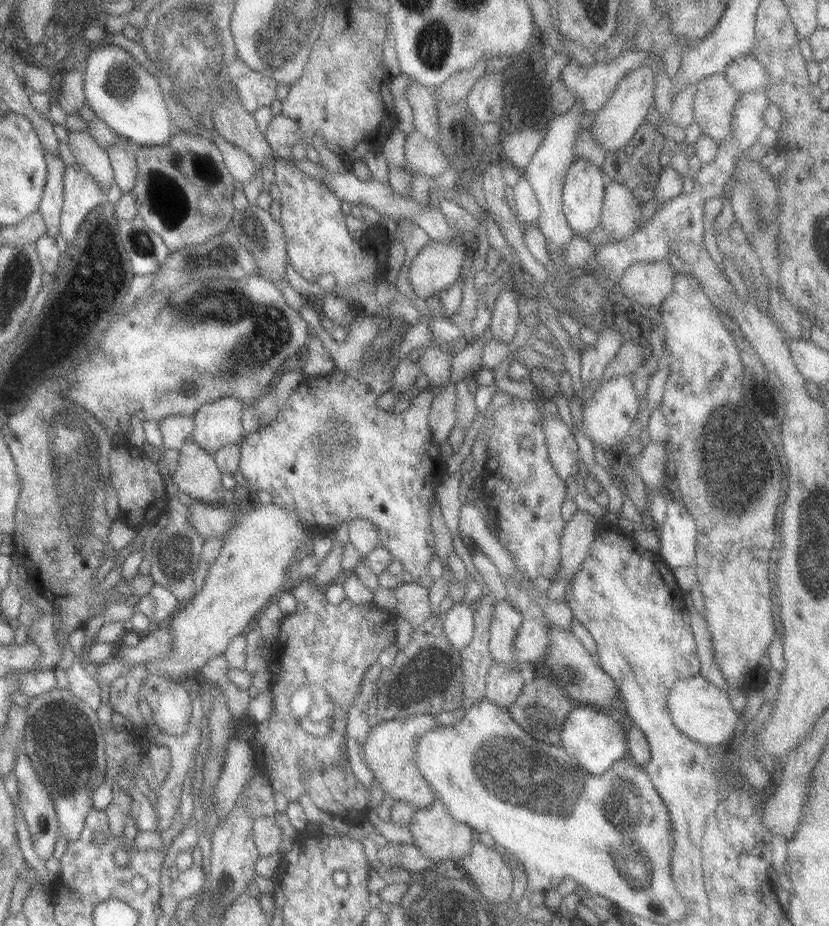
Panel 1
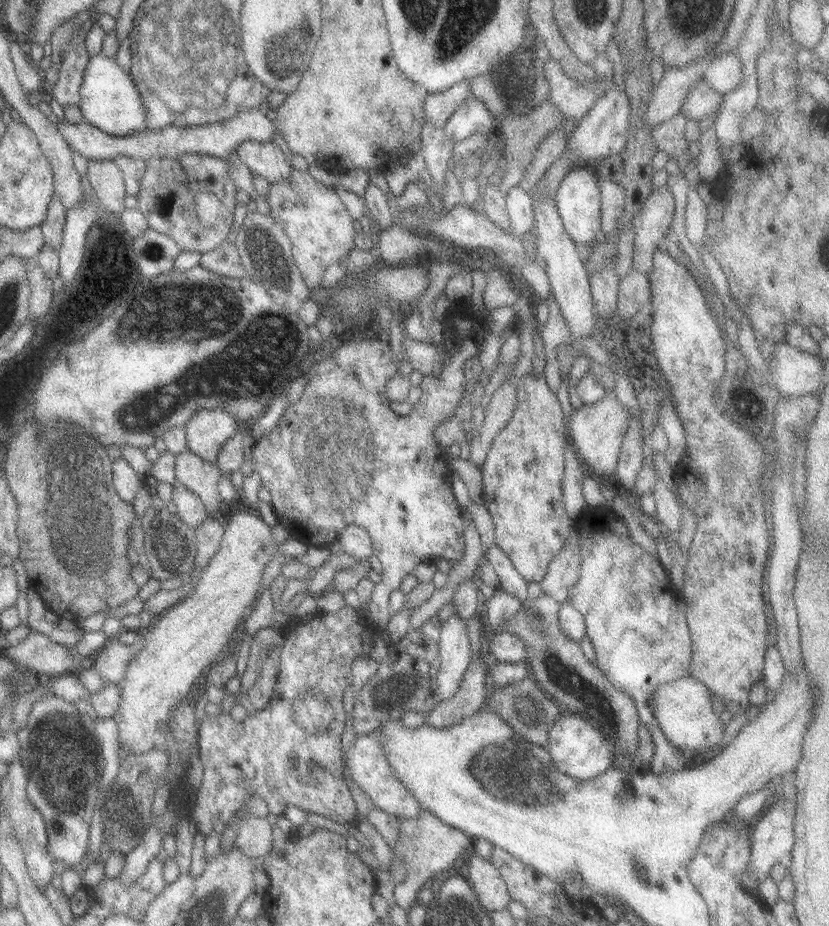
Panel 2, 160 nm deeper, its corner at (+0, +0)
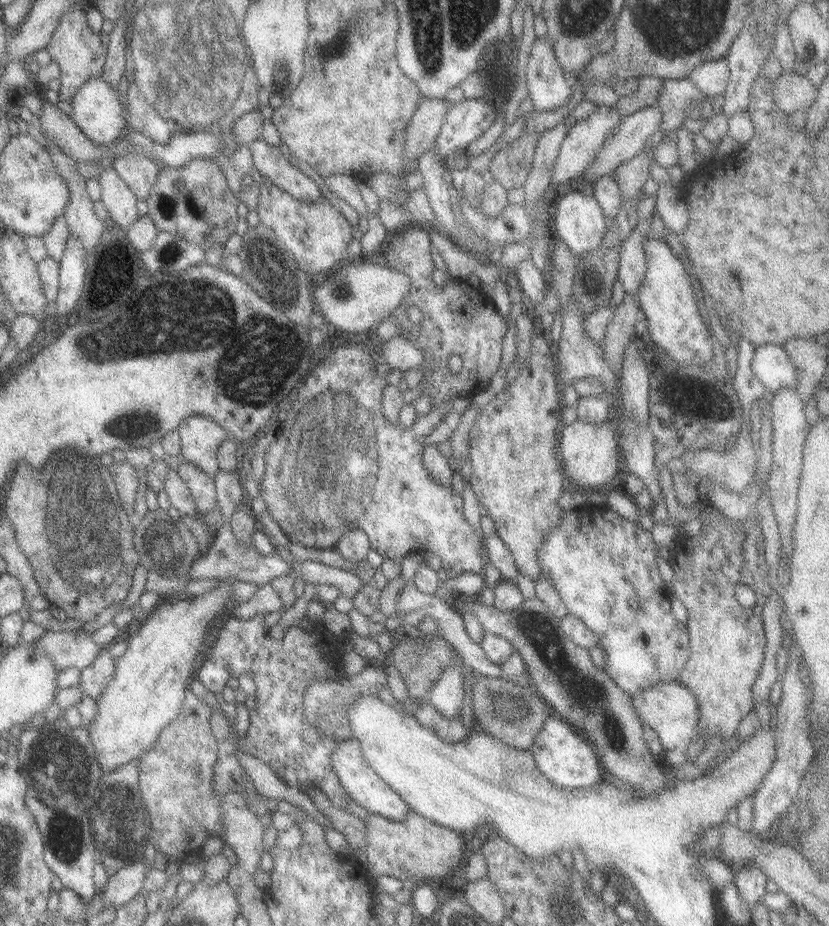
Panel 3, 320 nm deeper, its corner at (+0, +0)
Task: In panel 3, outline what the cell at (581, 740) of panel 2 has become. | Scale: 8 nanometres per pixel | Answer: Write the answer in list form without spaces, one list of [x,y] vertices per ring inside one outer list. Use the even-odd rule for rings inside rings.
[[[554,715],[548,716],[541,725],[541,730],[535,735],[534,742],[528,746],[535,768],[555,786],[563,790],[587,789],[604,776],[600,764],[589,742],[562,719]]]

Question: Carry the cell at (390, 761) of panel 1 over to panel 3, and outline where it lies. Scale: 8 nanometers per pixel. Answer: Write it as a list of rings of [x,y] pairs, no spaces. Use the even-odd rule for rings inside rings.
[[[349,738],[337,741],[335,748],[330,754],[330,765],[338,778],[341,788],[347,793],[347,797],[355,805],[364,808],[369,815],[377,815],[387,820],[399,821],[405,818],[405,815],[410,811],[408,806],[403,803],[403,800],[365,764],[359,752],[359,746],[356,745],[356,740]]]

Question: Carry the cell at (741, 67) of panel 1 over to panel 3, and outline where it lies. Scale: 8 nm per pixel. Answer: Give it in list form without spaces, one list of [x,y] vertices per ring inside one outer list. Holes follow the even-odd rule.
[[[722,58],[711,62],[701,62],[686,76],[695,89],[705,98],[721,96],[729,78],[727,62]]]

